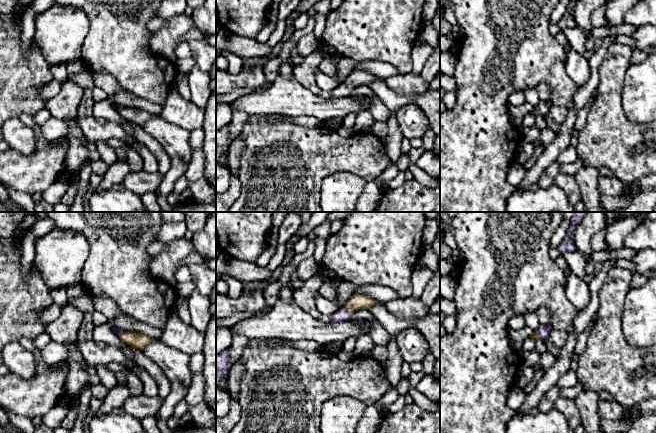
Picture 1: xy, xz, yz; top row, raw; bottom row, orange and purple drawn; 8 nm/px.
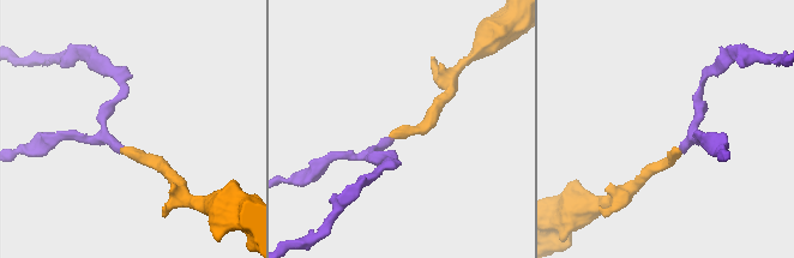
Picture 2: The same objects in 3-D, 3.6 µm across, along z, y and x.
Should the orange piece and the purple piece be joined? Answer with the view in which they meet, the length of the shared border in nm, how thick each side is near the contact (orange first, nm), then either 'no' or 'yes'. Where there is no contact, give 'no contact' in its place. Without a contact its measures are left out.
xz | 100 nm | 130/100 nm | yes

